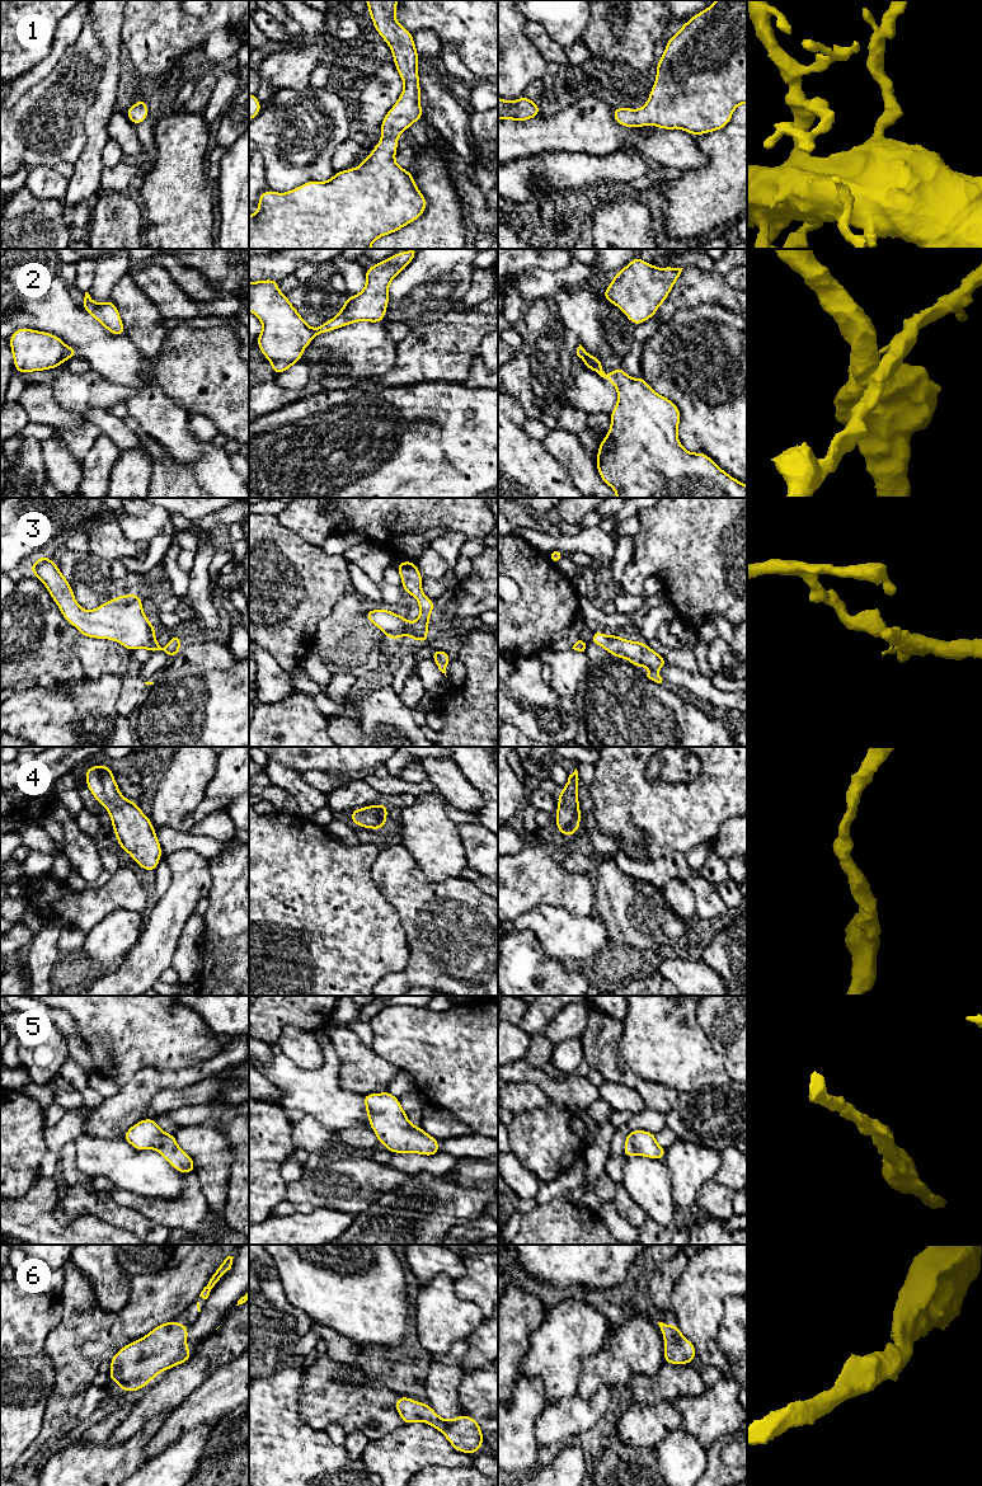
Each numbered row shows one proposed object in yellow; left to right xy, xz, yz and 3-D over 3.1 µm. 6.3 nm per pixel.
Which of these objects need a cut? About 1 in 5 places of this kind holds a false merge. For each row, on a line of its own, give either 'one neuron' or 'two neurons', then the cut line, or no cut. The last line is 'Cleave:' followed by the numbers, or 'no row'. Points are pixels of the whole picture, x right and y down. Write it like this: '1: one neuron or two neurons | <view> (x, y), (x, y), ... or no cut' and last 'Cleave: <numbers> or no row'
1: one neuron | no cut
2: one neuron | no cut
3: one neuron | no cut
4: one neuron | no cut
5: one neuron | no cut
6: one neuron | no cut
Cleave: no row

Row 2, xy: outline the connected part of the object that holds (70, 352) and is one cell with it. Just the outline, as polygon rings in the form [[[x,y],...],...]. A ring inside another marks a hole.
[[[19,328],[9,338],[14,370],[20,373],[52,370],[71,357],[77,349],[67,347],[62,339],[46,331]]]

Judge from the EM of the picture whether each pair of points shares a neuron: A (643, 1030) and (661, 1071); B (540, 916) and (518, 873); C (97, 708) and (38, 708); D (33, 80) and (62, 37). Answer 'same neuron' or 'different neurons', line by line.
A: same neuron
B: different neurons
C: same neuron
D: same neuron

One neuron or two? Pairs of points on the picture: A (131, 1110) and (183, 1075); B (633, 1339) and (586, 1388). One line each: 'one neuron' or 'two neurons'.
A: one neuron
B: one neuron

